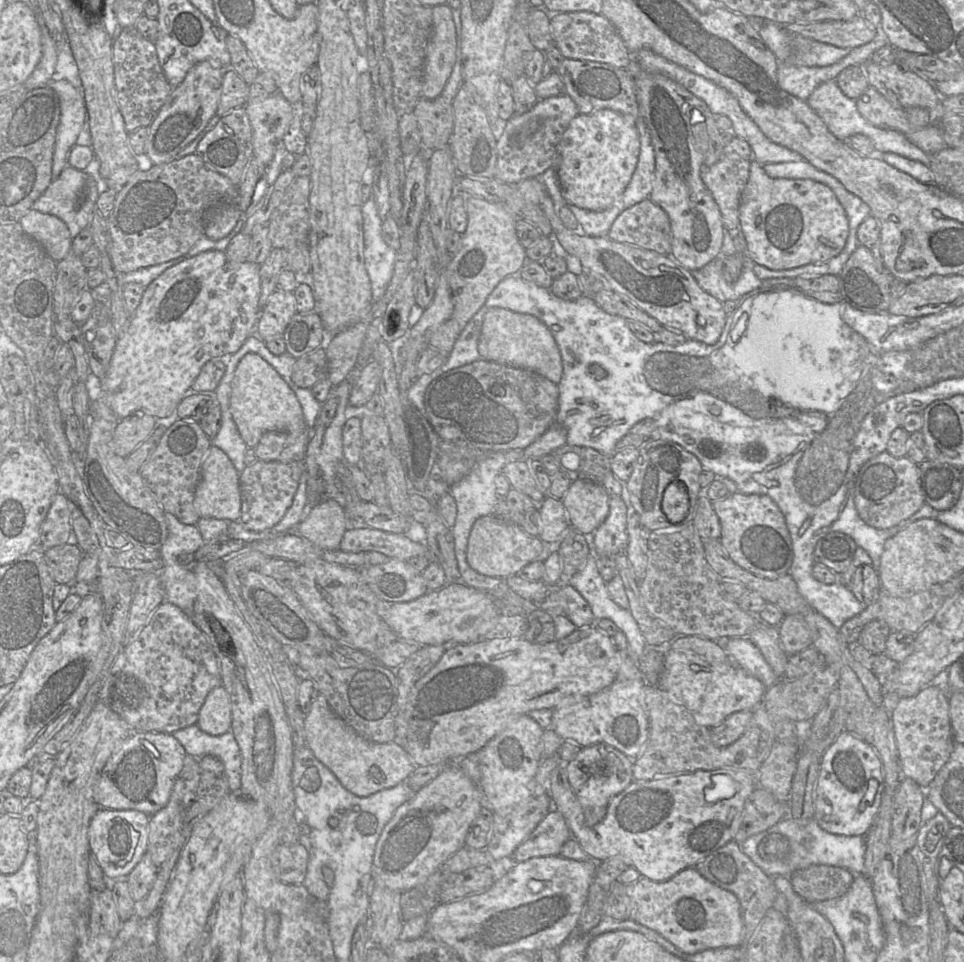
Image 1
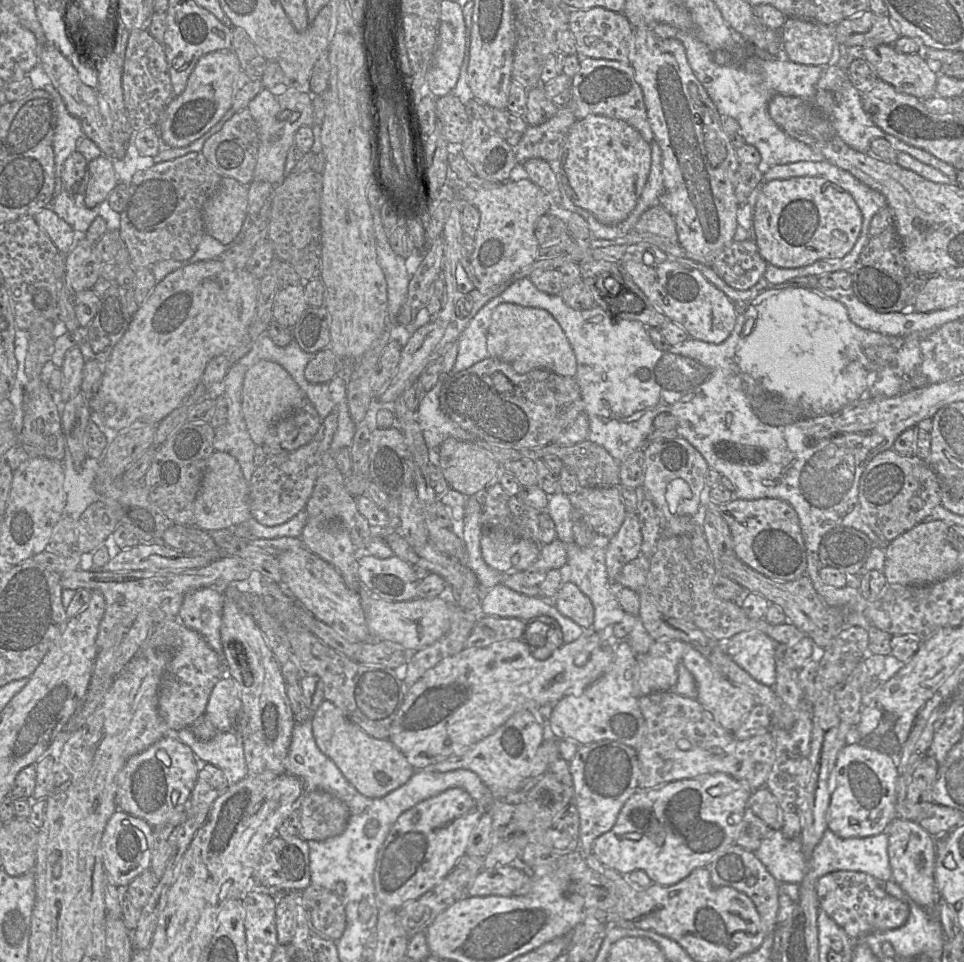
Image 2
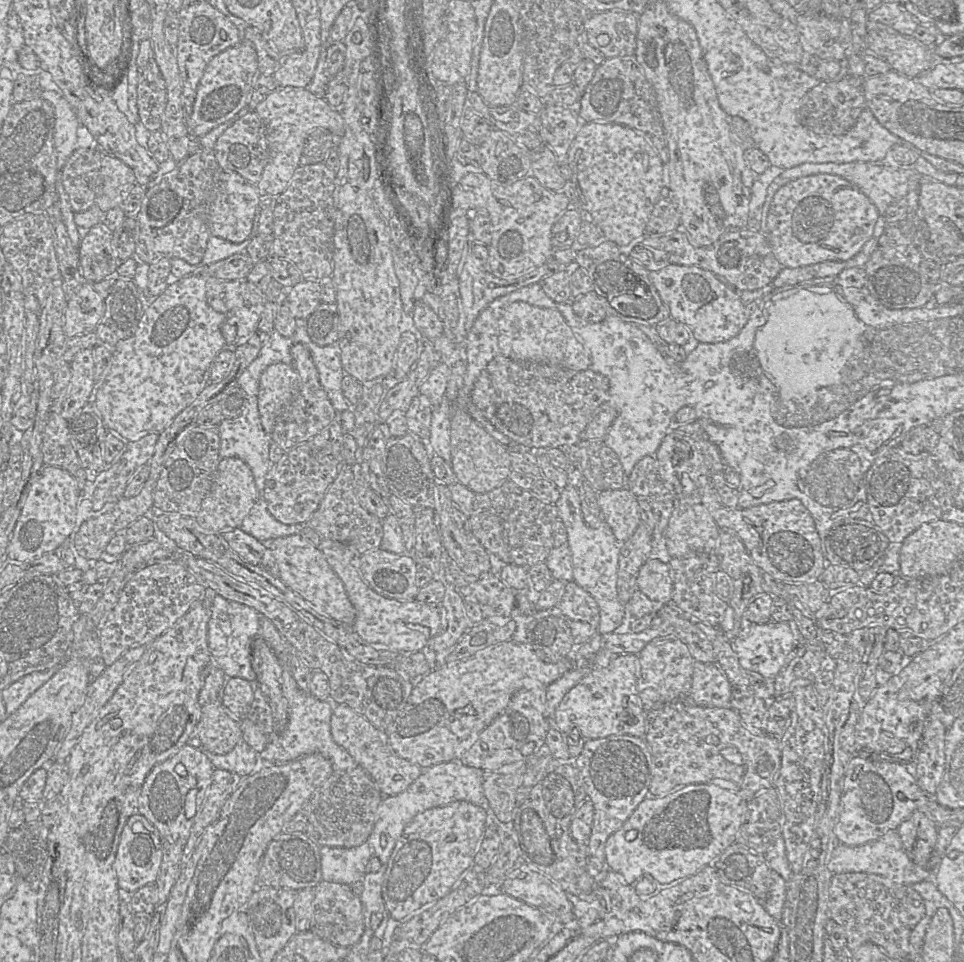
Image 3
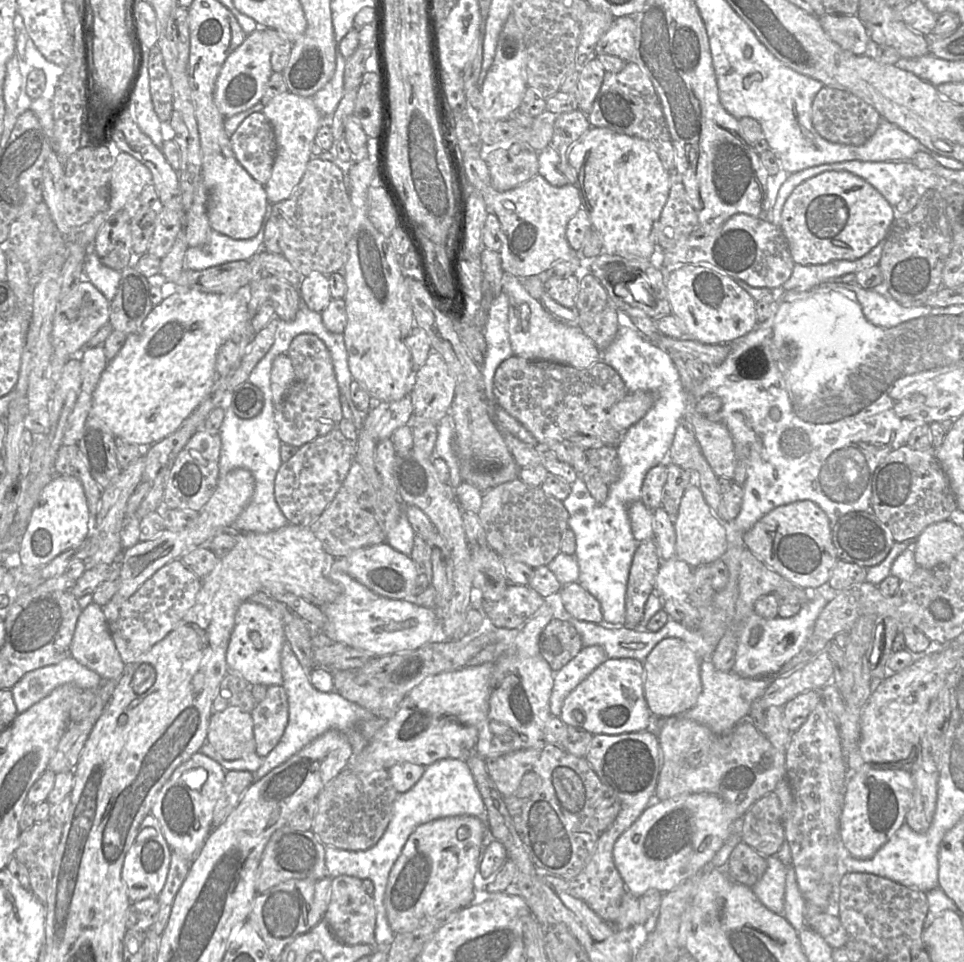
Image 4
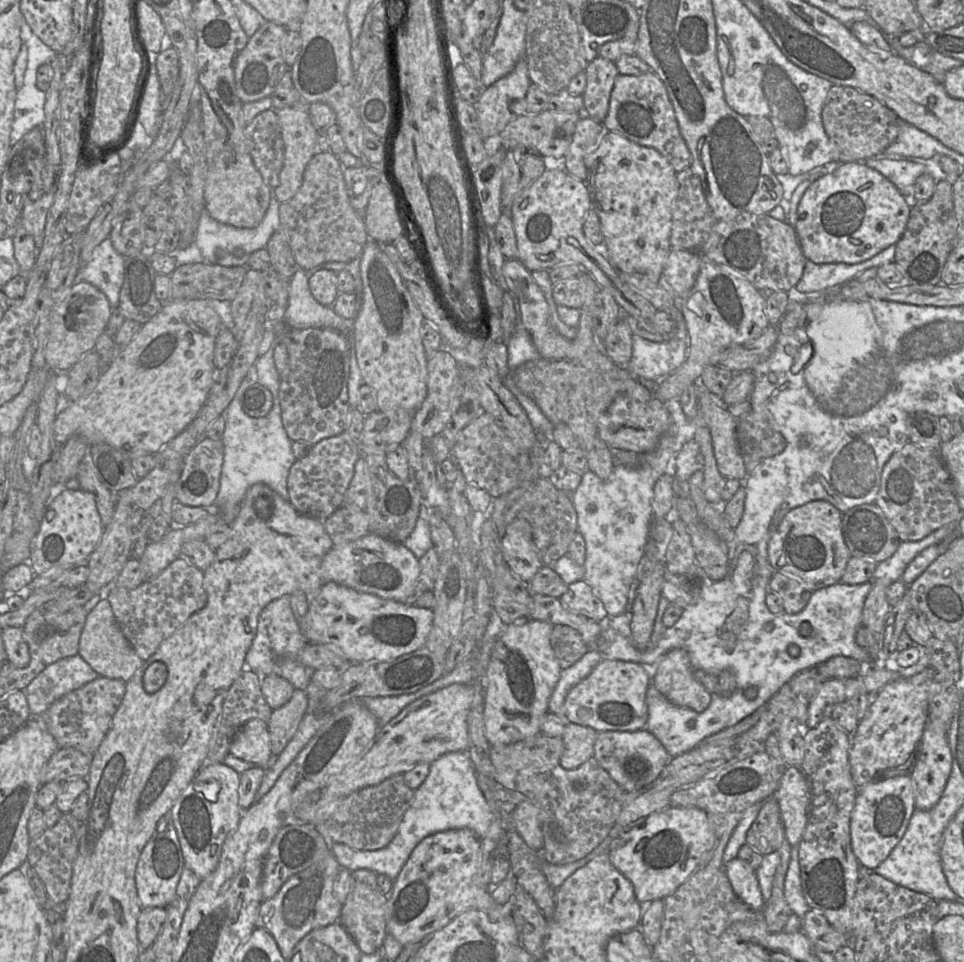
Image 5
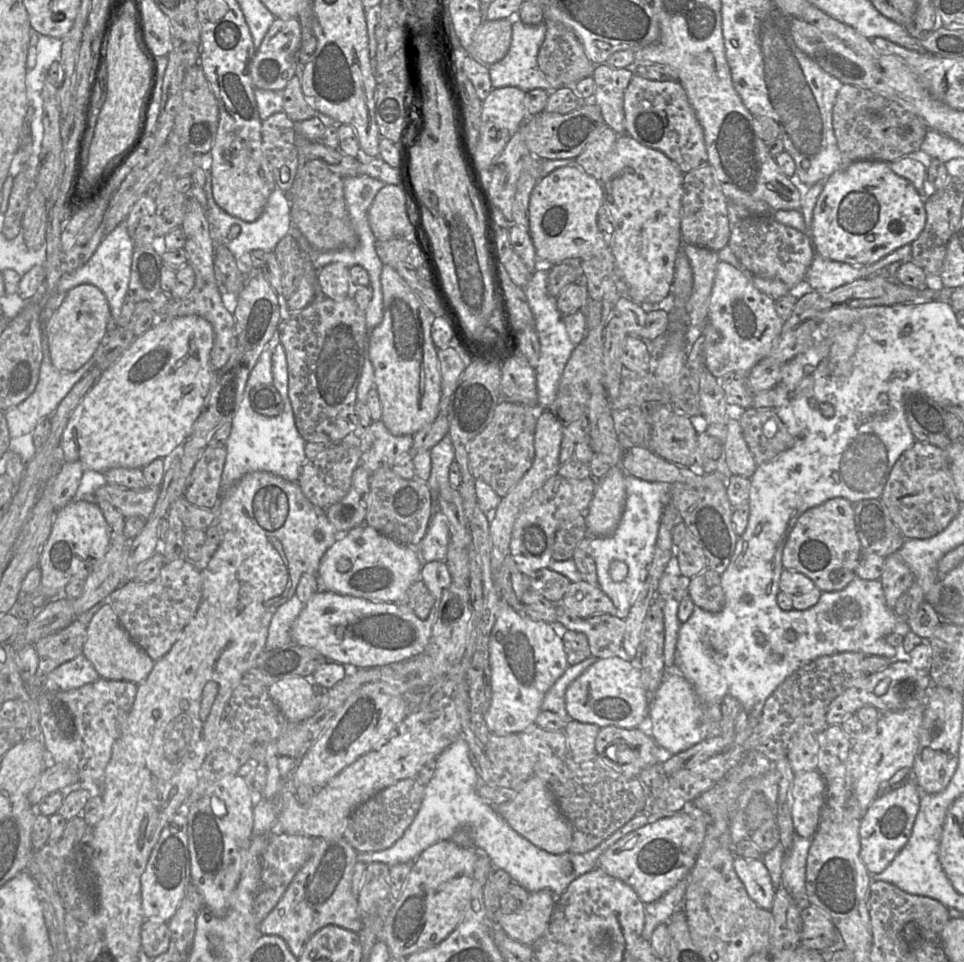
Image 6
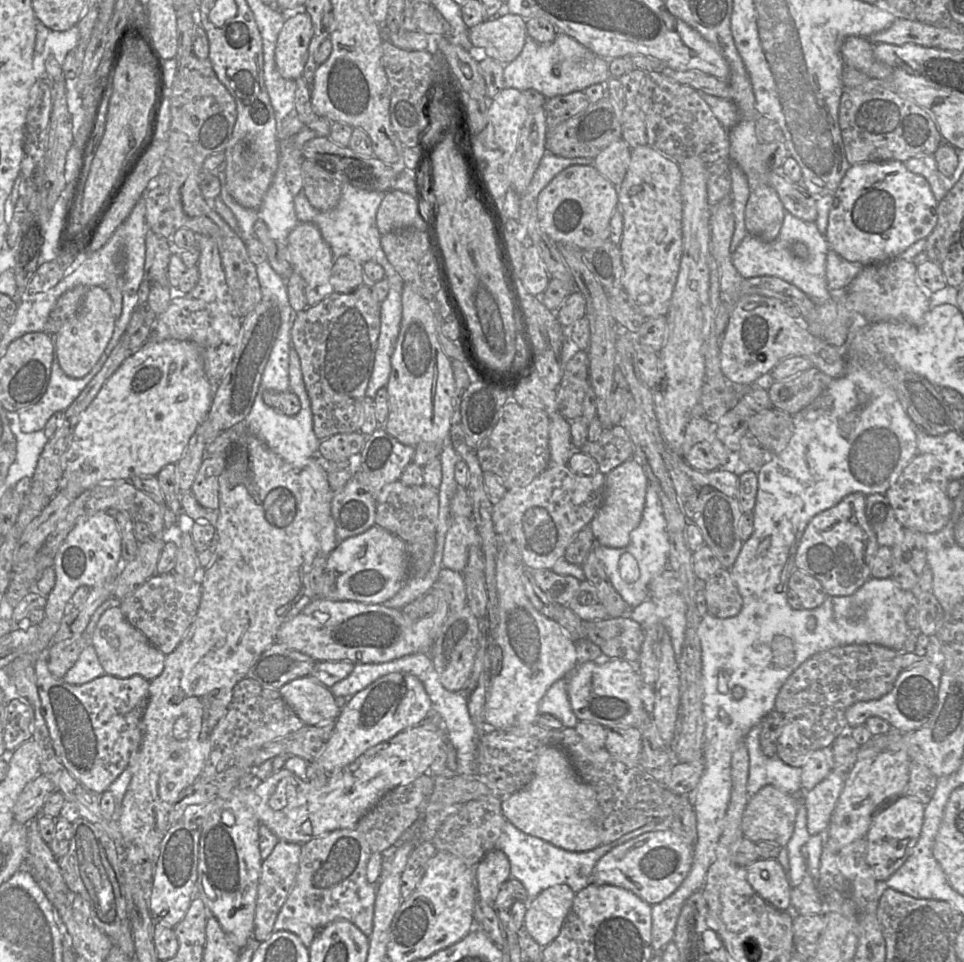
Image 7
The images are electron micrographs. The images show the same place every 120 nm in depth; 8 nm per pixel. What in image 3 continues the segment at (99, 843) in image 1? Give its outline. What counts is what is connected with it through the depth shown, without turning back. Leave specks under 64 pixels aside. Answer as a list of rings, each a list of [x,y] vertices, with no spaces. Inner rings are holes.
[[[135,813],[127,820],[120,836],[114,861],[118,886],[129,893],[155,883],[162,864],[162,837],[159,830],[144,816]]]

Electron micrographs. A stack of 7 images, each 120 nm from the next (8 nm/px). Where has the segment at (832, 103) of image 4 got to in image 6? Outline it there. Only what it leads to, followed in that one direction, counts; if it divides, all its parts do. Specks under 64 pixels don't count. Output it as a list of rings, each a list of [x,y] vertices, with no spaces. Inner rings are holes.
[[[843,84],[832,112],[832,123],[840,151],[842,167],[855,161],[891,163],[920,151],[928,131],[925,122],[897,102],[858,86]]]

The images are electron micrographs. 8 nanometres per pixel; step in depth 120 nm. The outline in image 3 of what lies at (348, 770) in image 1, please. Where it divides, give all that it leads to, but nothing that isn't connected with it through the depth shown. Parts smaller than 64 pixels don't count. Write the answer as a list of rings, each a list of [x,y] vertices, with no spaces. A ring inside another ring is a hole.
[[[334,704],[330,725],[335,743],[343,747],[371,775],[384,797],[403,792],[421,775],[422,768],[393,751],[385,731],[376,728],[351,707]]]

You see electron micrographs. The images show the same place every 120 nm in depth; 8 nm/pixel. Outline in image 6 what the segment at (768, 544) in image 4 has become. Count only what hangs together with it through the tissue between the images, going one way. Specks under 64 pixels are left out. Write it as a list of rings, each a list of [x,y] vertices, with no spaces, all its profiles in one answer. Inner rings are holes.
[[[835,497],[801,514],[784,546],[782,564],[785,569],[806,575],[821,591],[831,592],[844,589],[857,577],[856,567],[861,555],[861,544],[855,527],[854,504],[844,497]]]

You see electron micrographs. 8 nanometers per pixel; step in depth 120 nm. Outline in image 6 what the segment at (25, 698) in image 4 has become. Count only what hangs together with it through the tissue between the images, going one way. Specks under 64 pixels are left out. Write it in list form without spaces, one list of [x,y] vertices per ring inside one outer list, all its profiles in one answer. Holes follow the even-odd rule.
[[[84,654],[67,661],[52,670],[42,683],[43,690],[69,691],[93,683],[100,675]]]

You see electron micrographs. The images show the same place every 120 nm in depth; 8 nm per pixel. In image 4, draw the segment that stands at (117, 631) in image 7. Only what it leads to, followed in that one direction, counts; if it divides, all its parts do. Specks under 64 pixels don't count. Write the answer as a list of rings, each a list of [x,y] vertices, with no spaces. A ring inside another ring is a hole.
[[[91,603],[80,614],[71,655],[103,680],[118,680],[126,667],[111,637],[103,607]]]

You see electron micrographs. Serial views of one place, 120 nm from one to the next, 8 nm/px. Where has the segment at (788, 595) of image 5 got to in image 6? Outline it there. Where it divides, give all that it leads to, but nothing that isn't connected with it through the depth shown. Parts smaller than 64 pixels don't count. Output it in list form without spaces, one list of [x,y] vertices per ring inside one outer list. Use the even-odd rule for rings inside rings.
[[[785,568],[781,573],[779,588],[791,597],[795,610],[806,610],[814,606],[822,594],[806,575]]]

